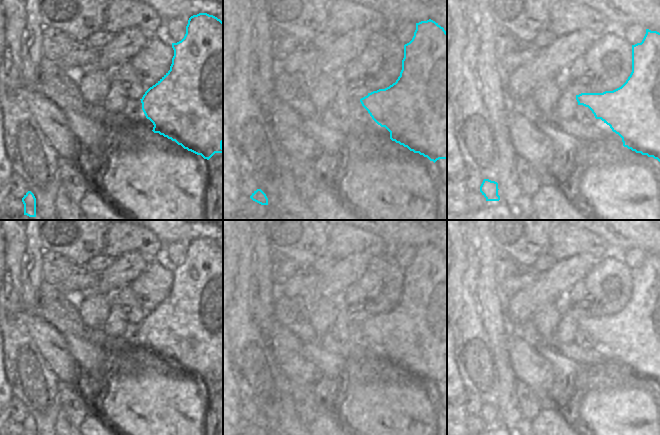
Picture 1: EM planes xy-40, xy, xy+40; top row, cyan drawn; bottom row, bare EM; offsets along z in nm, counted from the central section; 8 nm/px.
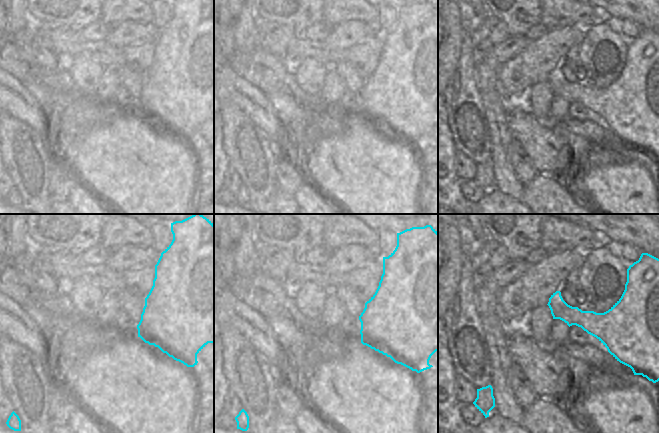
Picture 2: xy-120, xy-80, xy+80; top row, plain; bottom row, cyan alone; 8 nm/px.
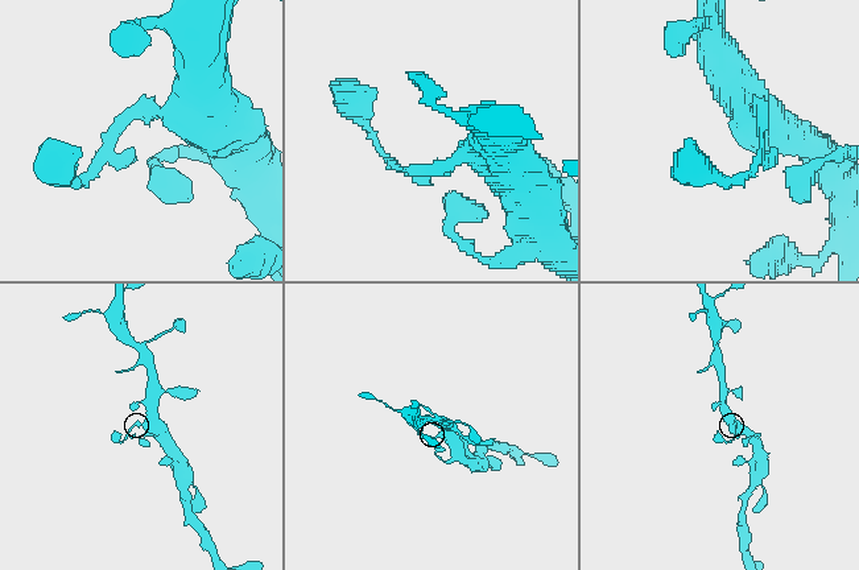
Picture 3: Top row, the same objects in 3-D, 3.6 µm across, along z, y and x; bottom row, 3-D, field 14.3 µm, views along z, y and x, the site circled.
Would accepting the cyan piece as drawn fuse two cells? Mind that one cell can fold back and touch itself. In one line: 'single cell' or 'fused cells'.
fused cells

